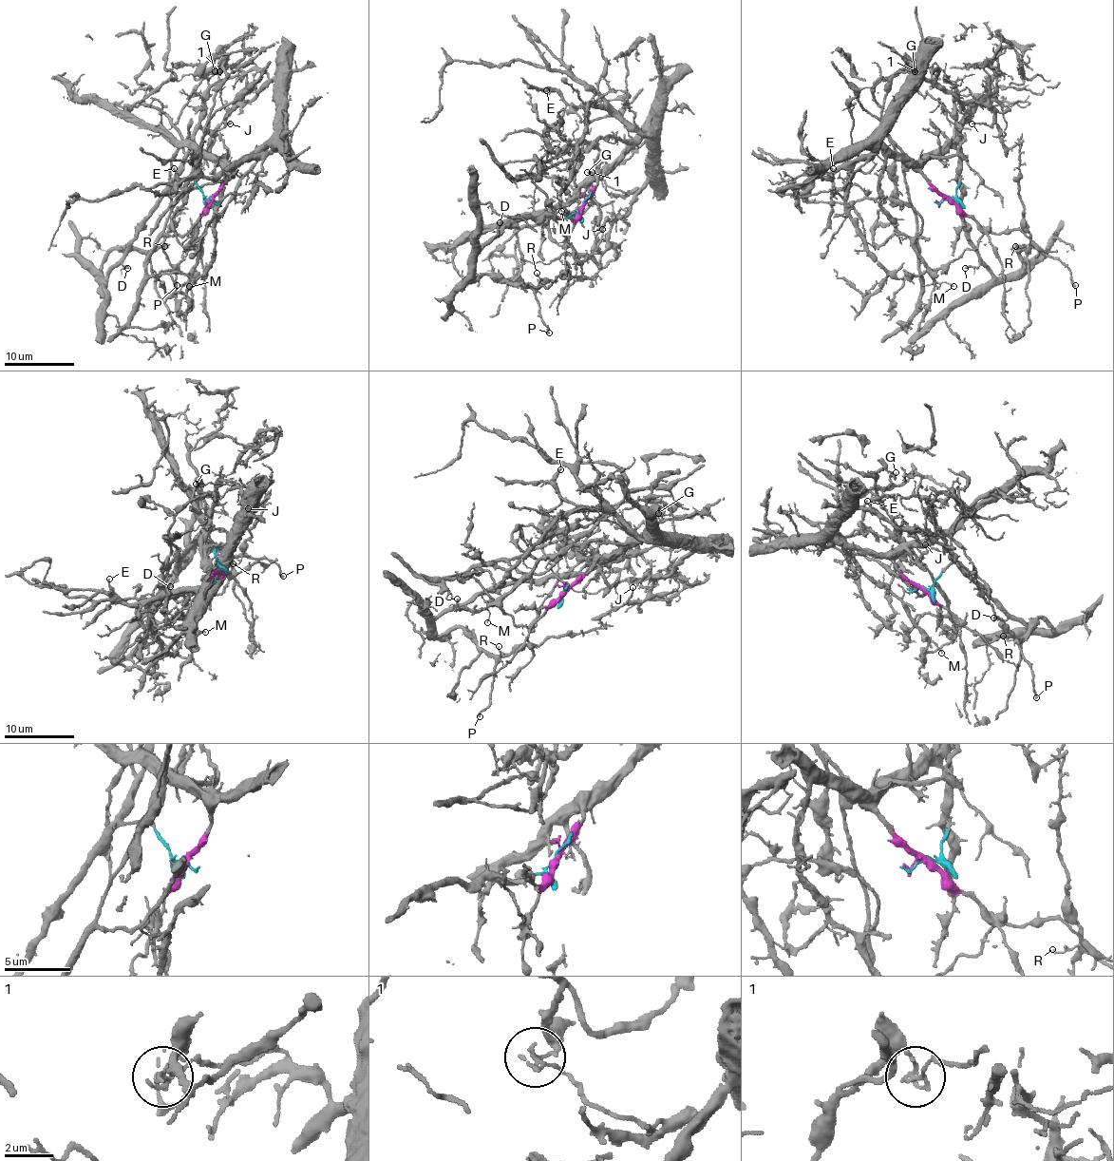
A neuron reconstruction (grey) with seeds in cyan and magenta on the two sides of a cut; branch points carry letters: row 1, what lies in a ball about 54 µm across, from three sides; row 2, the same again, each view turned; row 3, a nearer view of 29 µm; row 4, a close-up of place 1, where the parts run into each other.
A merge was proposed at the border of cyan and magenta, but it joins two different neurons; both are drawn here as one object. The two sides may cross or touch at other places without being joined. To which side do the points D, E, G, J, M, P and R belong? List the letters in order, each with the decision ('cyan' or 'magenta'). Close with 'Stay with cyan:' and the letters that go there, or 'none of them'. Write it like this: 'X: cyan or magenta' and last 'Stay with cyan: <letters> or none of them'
D: cyan
E: magenta
G: magenta
J: magenta
M: magenta
P: cyan
R: cyan
Stay with cyan: D, P, R

